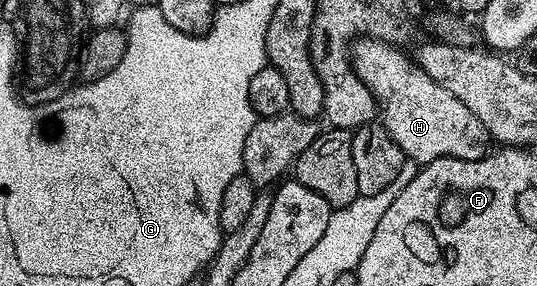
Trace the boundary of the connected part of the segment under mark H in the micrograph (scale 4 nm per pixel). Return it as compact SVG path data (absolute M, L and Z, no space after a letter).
M362 35L351 44L348 52L354 74L373 95L375 106L380 107L380 123L400 147L403 158L417 161L419 166L423 166L441 157L455 157L465 161L478 161L481 157L485 157L488 152L488 146L486 146L488 134L484 123L480 123L480 119L476 119L476 115L472 115L472 111L468 111L468 107L464 107L464 103L460 103L460 99L452 95L452 91L444 91L440 83L432 80L417 65L410 67L409 63L394 49L397 48L369 35Z

